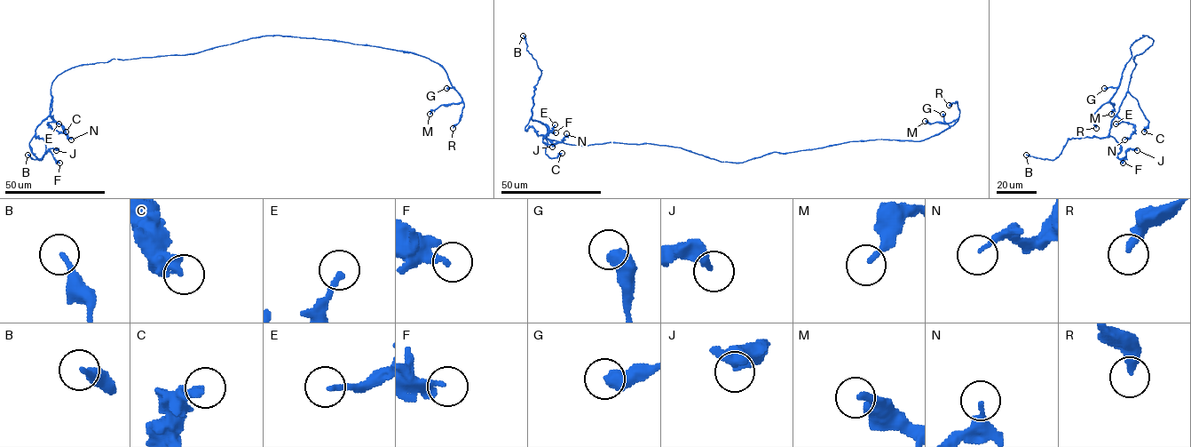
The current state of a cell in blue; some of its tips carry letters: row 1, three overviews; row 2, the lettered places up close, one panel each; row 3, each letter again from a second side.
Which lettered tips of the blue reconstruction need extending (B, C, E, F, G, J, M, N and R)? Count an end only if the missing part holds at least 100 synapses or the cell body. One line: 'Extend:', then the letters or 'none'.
Extend: none

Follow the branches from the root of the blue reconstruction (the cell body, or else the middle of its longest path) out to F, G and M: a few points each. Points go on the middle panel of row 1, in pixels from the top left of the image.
F: (703, 155), (650, 143), (573, 145), (548, 139), (547, 127), (532, 118), (525, 127), (539, 135), (556, 132)
G: (703, 155), (721, 162), (740, 163), (773, 152), (810, 150), (848, 141), (921, 140), (949, 127), (942, 114)
M: (703, 155), (740, 163), (773, 152), (848, 141), (921, 140), (958, 120), (925, 121)

